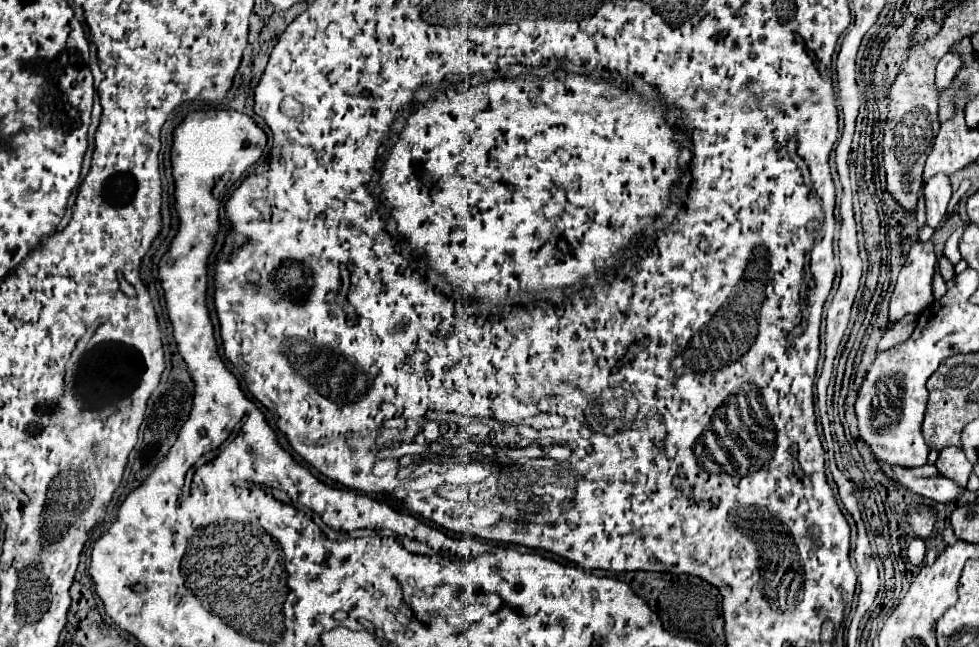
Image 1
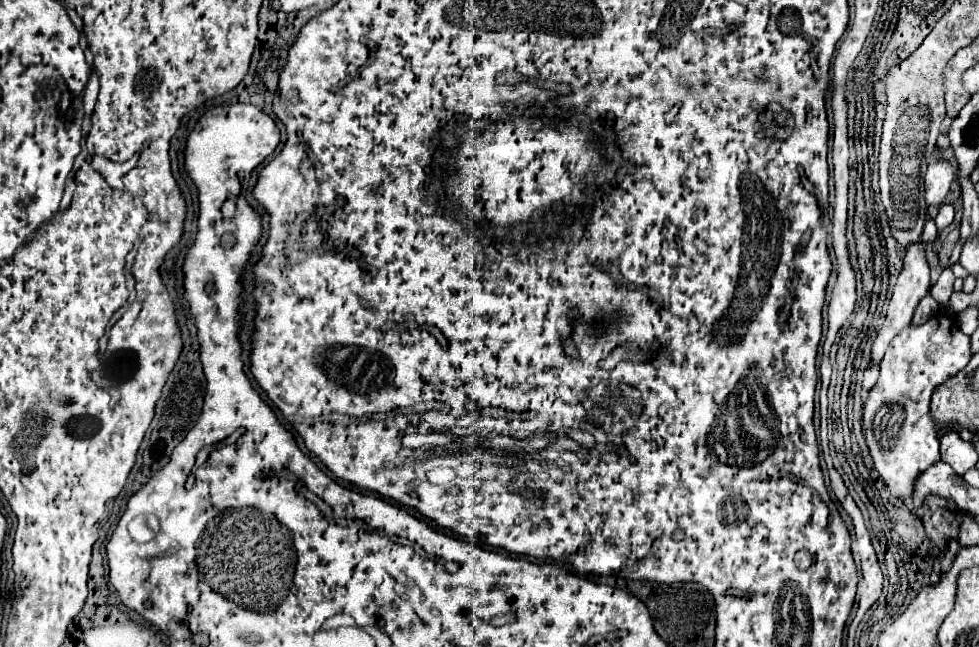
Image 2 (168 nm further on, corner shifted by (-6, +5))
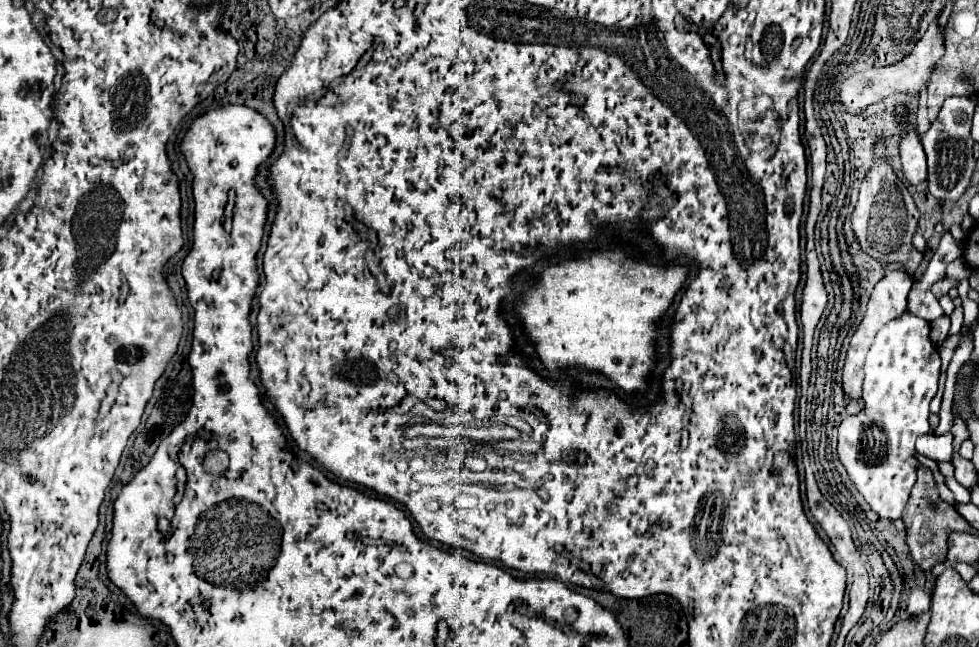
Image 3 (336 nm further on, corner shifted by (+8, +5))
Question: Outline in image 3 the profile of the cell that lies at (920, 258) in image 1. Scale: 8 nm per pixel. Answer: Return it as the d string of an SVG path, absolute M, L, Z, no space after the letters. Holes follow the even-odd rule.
M897 269L897 271L889 271L883 275L883 279L875 285L873 293L871 293L871 299L869 299L869 305L867 305L867 313L861 321L861 325L857 327L855 335L851 337L851 343L849 343L849 351L847 351L847 359L845 359L845 369L843 369L843 389L849 397L853 399L859 399L861 397L861 383L863 383L863 363L865 363L865 355L873 343L873 337L877 335L877 331L889 323L891 319L903 315L907 311L907 295L911 291L911 285L913 285L913 277L909 277L909 273Z

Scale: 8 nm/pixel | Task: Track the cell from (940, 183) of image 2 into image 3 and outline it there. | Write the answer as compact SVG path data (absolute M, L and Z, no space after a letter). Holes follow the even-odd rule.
M905 131L901 139L901 161L905 179L917 187L927 179L927 157L921 149L921 141L913 131Z

